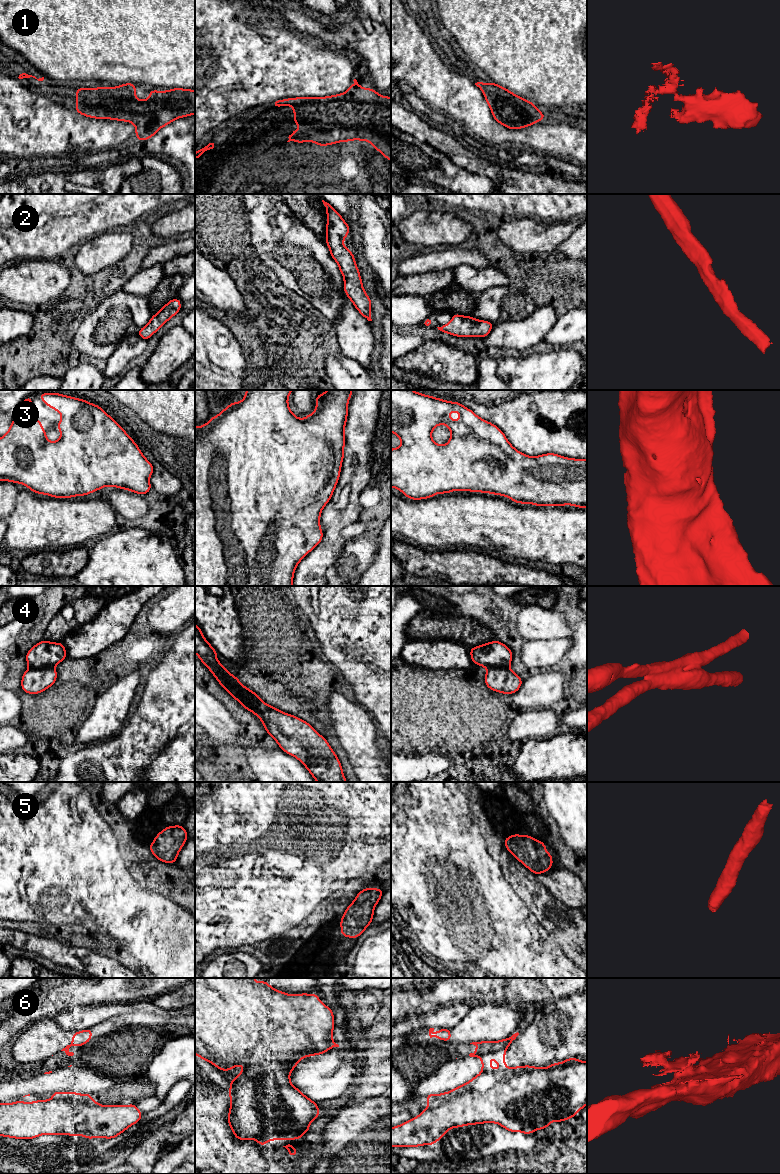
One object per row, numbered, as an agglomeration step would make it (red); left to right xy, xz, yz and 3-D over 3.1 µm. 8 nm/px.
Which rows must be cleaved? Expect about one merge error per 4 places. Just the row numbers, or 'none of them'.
4

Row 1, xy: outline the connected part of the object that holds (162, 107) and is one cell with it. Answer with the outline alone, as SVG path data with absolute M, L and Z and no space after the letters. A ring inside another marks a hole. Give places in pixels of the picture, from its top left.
M122 84L119 87L97 87L95 89L77 88L76 112L96 119L113 119L131 122L135 125L135 135L139 142L154 136L156 132L181 117L195 114L195 90L174 88L168 91L149 89L150 96L146 100L136 98L136 85Z

